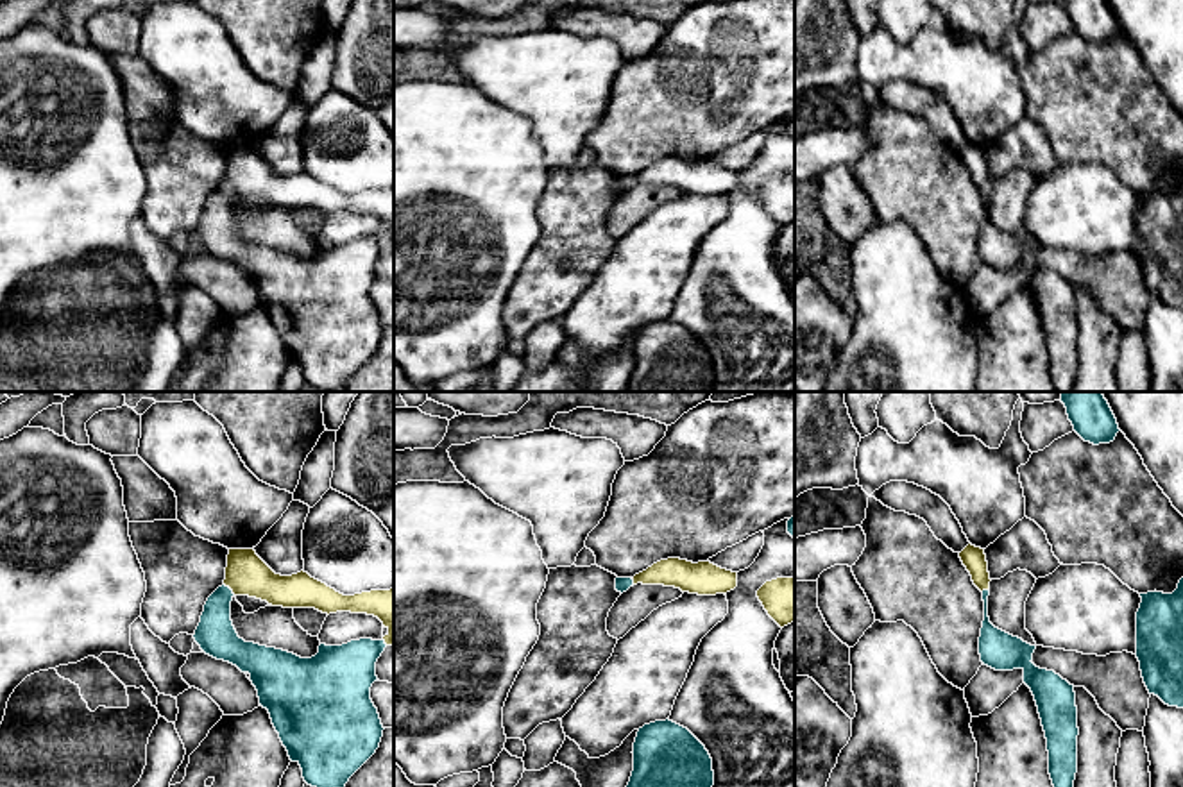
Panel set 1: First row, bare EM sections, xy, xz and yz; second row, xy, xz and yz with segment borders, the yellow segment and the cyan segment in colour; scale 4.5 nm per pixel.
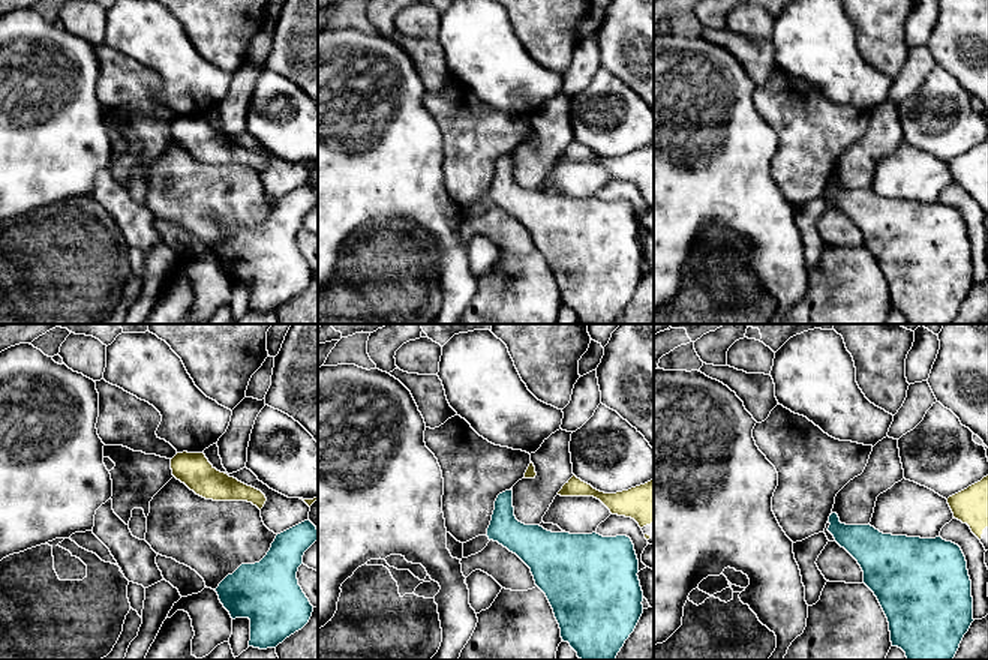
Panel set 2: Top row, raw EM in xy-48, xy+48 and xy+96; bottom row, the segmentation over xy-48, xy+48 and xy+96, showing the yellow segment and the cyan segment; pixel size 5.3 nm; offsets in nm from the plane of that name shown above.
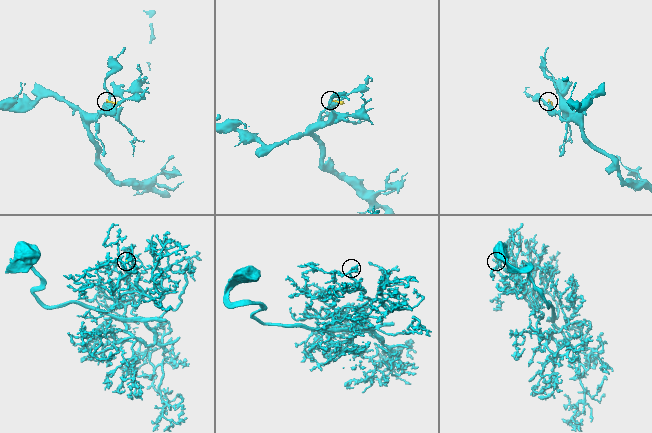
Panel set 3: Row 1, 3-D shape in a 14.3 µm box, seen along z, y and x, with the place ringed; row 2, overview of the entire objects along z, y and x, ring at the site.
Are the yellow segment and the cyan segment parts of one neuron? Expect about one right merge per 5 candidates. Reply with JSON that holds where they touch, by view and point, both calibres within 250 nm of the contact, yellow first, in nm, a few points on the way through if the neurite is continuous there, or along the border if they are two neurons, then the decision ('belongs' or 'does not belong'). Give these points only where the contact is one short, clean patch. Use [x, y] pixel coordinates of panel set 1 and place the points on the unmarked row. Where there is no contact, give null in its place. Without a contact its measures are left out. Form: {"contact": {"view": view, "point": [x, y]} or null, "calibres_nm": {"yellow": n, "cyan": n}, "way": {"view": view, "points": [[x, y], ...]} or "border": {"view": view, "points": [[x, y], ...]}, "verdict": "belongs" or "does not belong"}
{"contact": {"view": "xy", "point": [229, 186]}, "calibres_nm": {"yellow": 190, "cyan": 180}, "verdict": "does not belong"}

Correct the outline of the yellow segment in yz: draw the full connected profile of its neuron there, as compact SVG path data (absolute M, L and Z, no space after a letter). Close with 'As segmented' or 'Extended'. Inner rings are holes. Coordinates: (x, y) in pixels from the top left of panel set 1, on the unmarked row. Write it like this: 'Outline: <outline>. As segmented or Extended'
Outline: M968 143L959 157L972 175L974 184L983 191L990 188L990 172L984 148Z. As segmented

